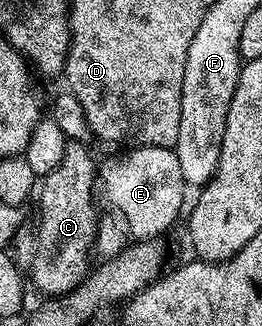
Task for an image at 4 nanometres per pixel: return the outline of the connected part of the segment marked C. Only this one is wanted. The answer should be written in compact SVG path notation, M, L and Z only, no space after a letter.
M66 140L65 150L63 151L63 159L59 163L59 167L55 167L55 171L50 173L43 178L39 185L39 197L41 193L41 235L37 243L37 255L33 259L33 281L31 277L31 285L38 289L41 293L51 293L57 295L61 292L64 294L66 291L72 290L74 286L78 284L86 276L87 269L85 271L85 264L89 261L89 251L97 244L97 234L99 232L99 226L97 226L97 205L93 202L93 189L95 193L95 186L99 181L99 165L98 162L93 162L93 153L89 150L90 146L84 141L70 141Z

